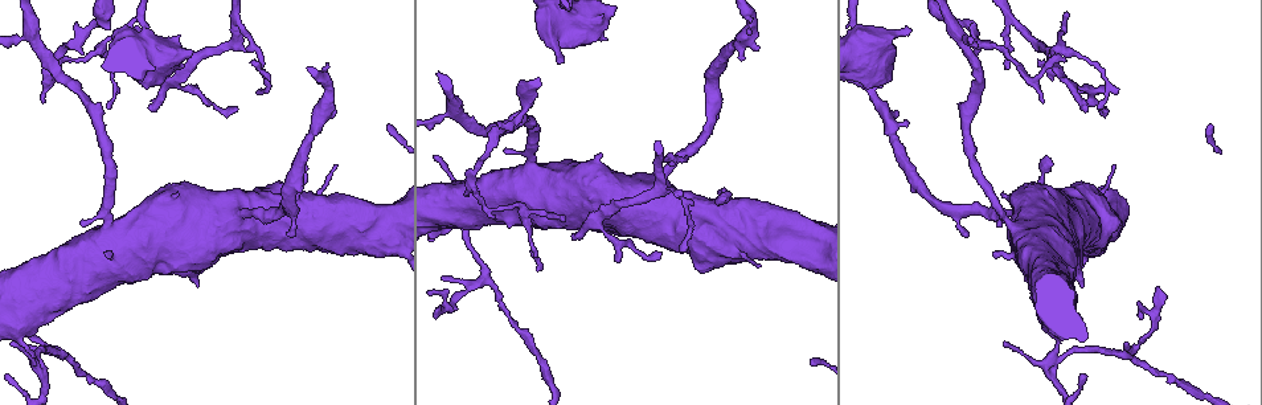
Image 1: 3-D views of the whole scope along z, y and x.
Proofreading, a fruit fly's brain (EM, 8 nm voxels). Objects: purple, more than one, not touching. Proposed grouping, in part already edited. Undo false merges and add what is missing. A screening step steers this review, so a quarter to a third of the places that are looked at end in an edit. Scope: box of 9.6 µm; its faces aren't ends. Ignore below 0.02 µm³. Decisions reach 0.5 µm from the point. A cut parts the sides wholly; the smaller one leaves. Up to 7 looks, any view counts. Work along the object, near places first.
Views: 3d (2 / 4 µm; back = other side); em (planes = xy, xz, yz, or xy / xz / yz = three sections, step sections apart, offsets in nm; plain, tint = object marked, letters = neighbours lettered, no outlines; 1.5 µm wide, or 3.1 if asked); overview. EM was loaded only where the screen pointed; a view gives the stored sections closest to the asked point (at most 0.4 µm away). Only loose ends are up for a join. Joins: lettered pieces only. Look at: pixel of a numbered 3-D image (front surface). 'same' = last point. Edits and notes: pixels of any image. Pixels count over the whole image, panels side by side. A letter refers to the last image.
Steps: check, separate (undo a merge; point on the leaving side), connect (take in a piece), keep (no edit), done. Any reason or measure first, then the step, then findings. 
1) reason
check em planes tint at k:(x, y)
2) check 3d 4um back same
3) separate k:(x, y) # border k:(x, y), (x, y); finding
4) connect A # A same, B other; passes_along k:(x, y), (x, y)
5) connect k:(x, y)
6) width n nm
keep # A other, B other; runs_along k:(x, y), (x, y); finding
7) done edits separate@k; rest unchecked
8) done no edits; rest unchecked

check 3d 2um back at 1:(564, 60)

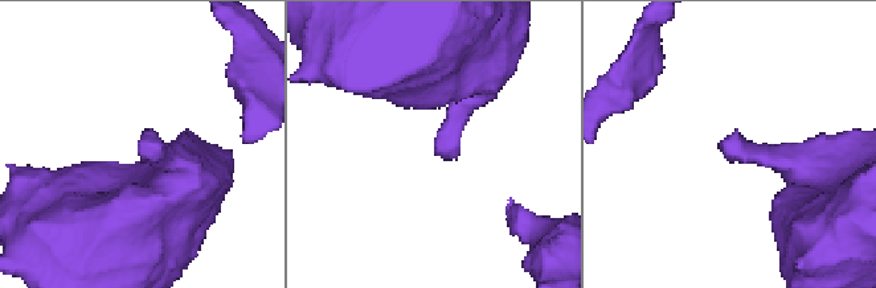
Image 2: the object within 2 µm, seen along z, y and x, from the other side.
check em xy step 8 letters at 2:(723, 142)

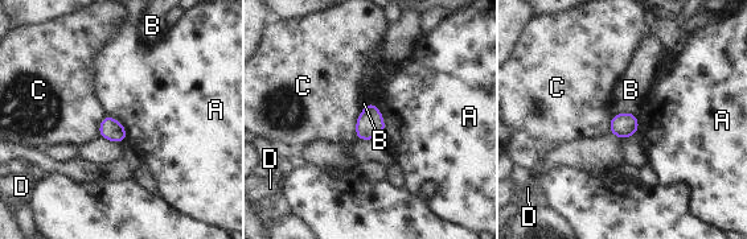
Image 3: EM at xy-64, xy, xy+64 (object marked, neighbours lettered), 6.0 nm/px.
keep # A other, B other, C other, D other; border 3:(636, 114), (618, 112), (614, 115); none of them fits

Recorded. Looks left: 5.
tapers out
check 3d 2um at 1:(687, 159)

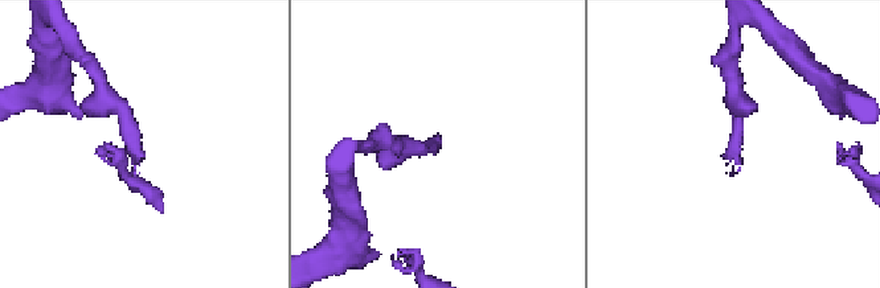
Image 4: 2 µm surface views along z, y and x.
shape alone is not enough
check em planes tint at 4:(428, 150)

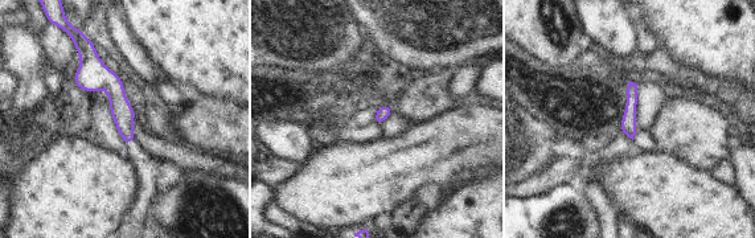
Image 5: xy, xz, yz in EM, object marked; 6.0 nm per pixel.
check em planes letters same

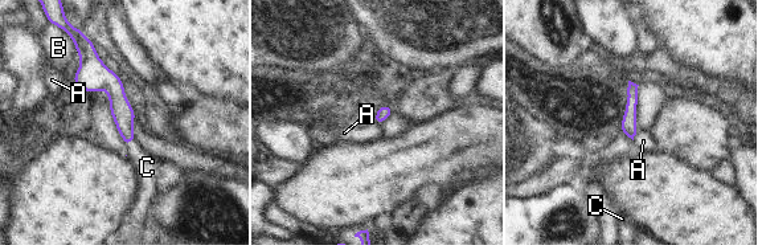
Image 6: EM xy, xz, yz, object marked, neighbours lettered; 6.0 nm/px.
connect C # A other, B other, C same; passes_along 6:(123, 115), (130, 143), (147, 167); it goes on there

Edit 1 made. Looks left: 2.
done edits connect@6; rest unchecked

